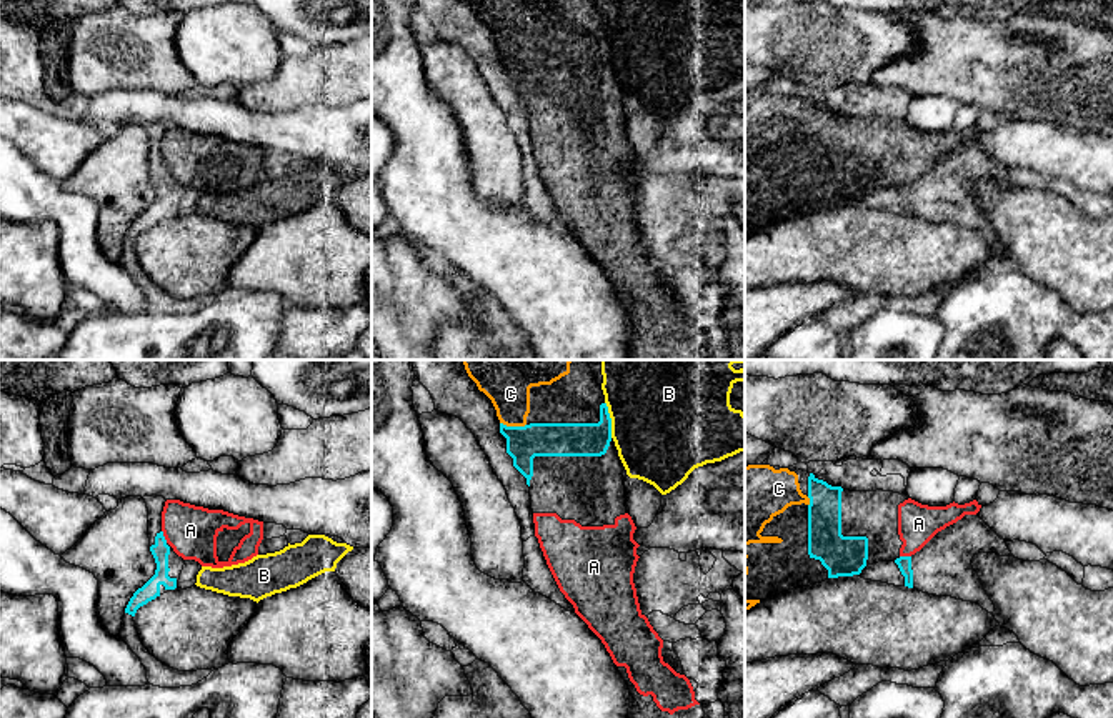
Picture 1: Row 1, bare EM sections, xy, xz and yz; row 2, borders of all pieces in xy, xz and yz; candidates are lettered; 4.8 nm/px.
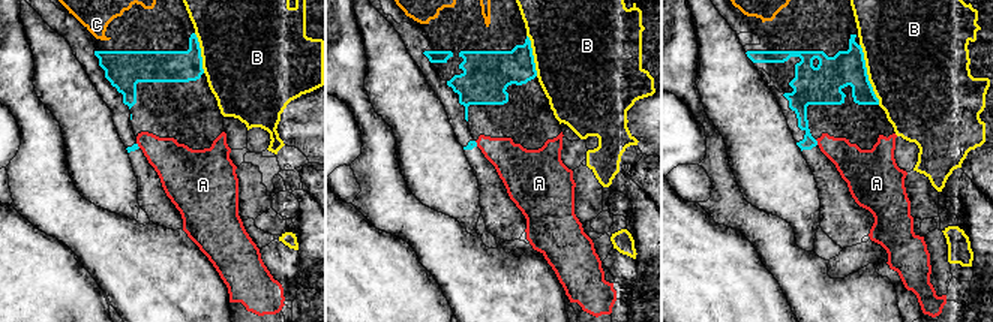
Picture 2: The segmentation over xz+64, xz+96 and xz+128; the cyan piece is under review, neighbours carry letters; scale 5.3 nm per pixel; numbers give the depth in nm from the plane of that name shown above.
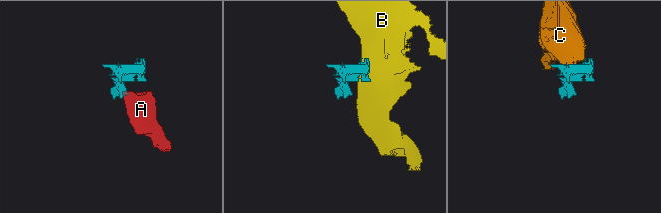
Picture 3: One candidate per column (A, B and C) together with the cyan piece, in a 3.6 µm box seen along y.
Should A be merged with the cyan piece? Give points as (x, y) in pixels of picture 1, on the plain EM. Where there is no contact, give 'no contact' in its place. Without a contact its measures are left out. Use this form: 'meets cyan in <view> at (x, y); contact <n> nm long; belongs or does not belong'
meets cyan in xy at (164, 164); contact 70 nm long; belongs

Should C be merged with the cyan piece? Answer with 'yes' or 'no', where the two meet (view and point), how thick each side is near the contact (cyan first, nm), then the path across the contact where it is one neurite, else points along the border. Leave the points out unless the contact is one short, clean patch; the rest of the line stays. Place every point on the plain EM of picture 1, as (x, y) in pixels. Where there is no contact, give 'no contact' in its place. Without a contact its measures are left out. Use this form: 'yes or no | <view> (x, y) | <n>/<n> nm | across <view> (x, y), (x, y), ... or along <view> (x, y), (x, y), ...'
yes | xz (514, 54) | 170/190 nm

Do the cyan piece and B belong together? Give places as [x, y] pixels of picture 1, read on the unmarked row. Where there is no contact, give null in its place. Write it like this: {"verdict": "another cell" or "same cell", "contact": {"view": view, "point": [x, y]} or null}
{"verdict": "another cell", "contact": {"view": "xz", "point": [610, 47]}}

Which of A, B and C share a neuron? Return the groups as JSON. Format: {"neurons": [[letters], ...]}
{"neurons": [["A", "C"], ["B"]]}

